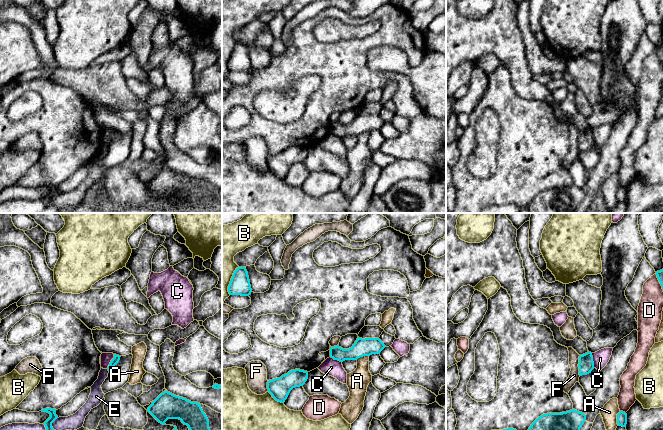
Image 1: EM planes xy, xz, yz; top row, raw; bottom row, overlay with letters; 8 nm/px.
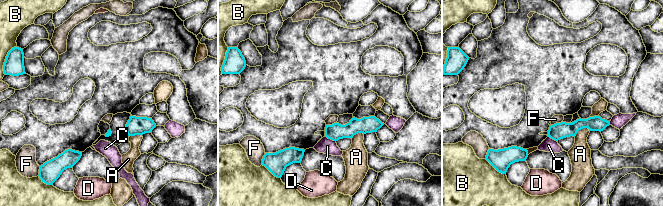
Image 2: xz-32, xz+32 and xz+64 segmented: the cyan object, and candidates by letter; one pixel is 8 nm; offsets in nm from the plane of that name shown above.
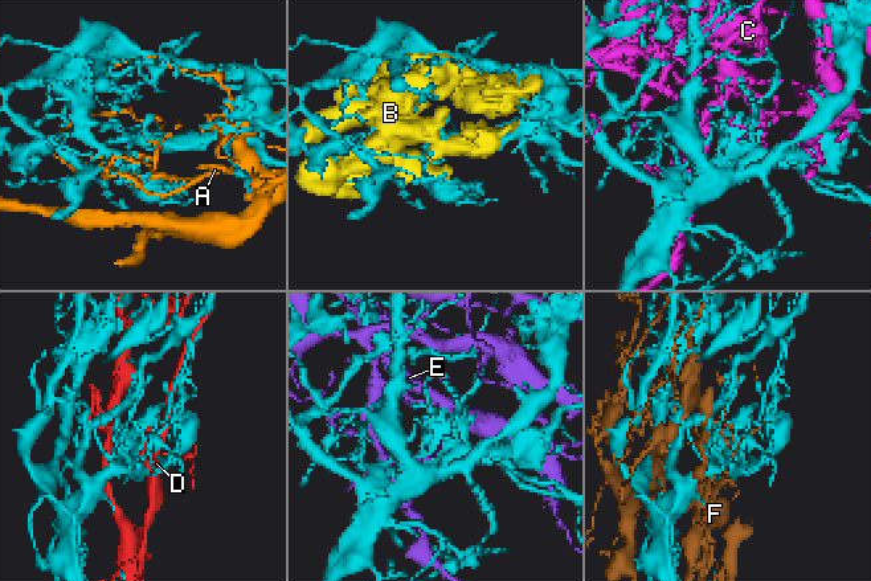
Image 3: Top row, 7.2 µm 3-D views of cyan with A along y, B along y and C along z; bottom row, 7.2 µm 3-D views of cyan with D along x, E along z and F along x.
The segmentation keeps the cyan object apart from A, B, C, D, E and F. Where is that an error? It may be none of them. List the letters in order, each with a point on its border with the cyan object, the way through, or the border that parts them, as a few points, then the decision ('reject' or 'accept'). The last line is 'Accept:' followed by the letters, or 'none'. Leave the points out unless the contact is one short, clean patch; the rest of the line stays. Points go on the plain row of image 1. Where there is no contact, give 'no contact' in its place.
A: meets cyan in yz at (617, 194); reject
B: meets cyan in xz at (275, 175); reject
C: meets cyan in xy at (111, 137); reject
D: meets cyan in yz at (622, 187); reject
E: meets cyan in xy at (51, 201); reject
F: meets cyan in yz at (578, 141); reject
Accept: none

